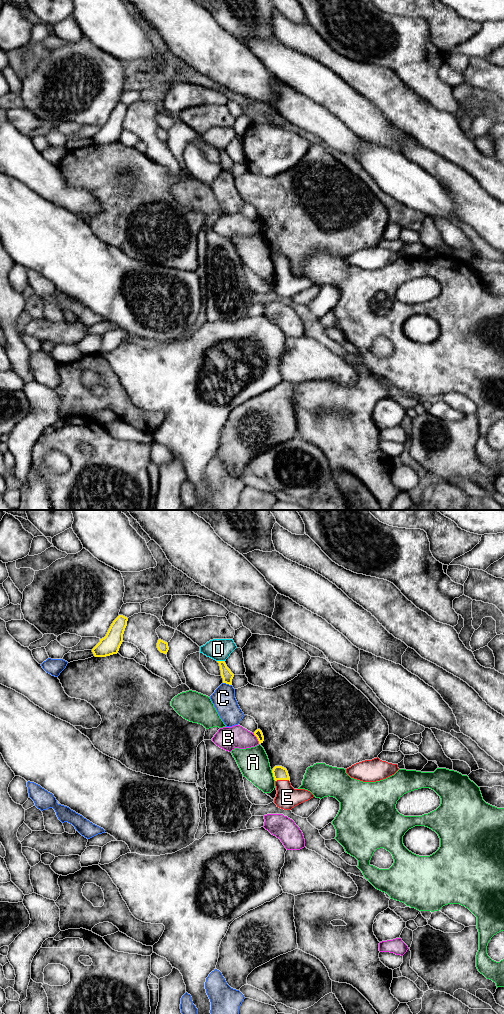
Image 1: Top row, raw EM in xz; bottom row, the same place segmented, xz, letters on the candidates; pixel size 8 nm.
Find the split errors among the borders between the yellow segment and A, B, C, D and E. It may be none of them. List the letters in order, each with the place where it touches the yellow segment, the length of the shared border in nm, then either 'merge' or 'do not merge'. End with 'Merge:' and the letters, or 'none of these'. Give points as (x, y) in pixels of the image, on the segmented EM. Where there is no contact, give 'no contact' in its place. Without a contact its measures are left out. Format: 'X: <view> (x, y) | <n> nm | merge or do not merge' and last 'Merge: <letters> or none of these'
A: xz (273, 775) | 90 nm | do not merge
B: xz (257, 738) | 100 nm | do not merge
C: xz (227, 683) | 80 nm | do not merge
D: xz (221, 661) | 60 nm | do not merge
E: xz (282, 779) | 120 nm | merge
Merge: E

